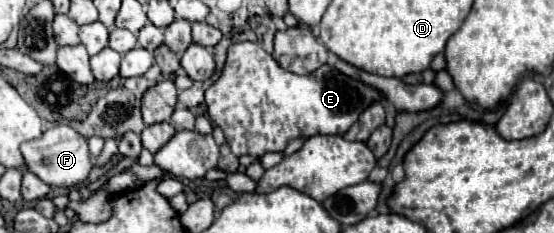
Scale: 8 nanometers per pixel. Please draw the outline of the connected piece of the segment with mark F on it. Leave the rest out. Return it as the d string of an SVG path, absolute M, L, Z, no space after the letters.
M69 125L51 127L39 139L23 143L21 153L25 157L27 169L31 173L35 173L39 179L43 179L47 185L55 185L55 187L73 187L77 183L85 181L93 167L91 155L87 151L87 139L81 137Z

